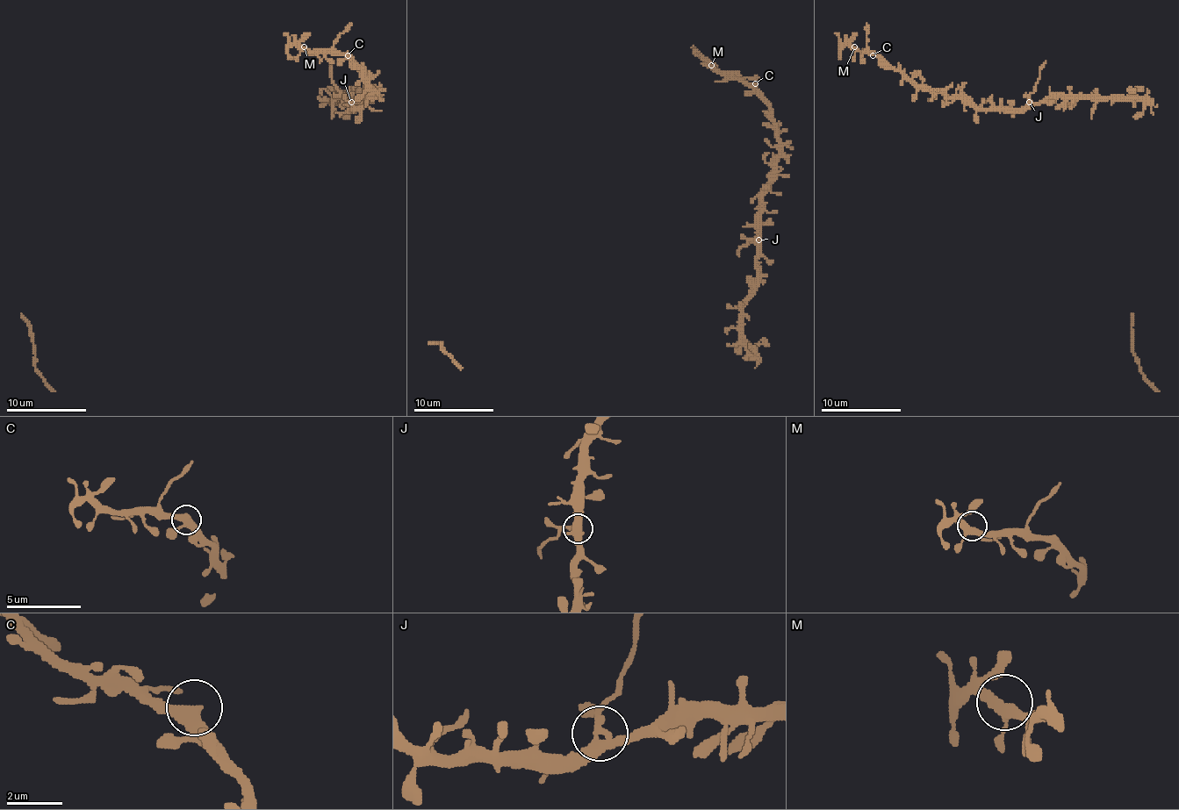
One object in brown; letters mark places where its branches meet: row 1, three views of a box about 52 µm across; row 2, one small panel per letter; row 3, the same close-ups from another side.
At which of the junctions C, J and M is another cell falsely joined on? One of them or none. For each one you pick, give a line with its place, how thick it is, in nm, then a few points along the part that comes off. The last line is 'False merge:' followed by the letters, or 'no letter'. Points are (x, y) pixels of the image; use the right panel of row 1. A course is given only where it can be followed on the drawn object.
J: (1029, 102) | 360 nm | (1030, 103), (1030, 95), (1039, 79), (1039, 68), (1046, 60)
False merge: J

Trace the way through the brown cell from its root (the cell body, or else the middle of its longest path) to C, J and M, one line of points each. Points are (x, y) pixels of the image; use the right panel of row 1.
C: (1133, 106), (1129, 98), (1046, 96), (1020, 109), (976, 109), (960, 96), (918, 89), (873, 55)
J: (1133, 106), (1135, 104), (1129, 98), (1046, 96), (1038, 103), (1030, 103)
M: (1133, 106), (1129, 98), (1046, 96), (1020, 109), (976, 109), (960, 96), (918, 89), (876, 55), (854, 46)

